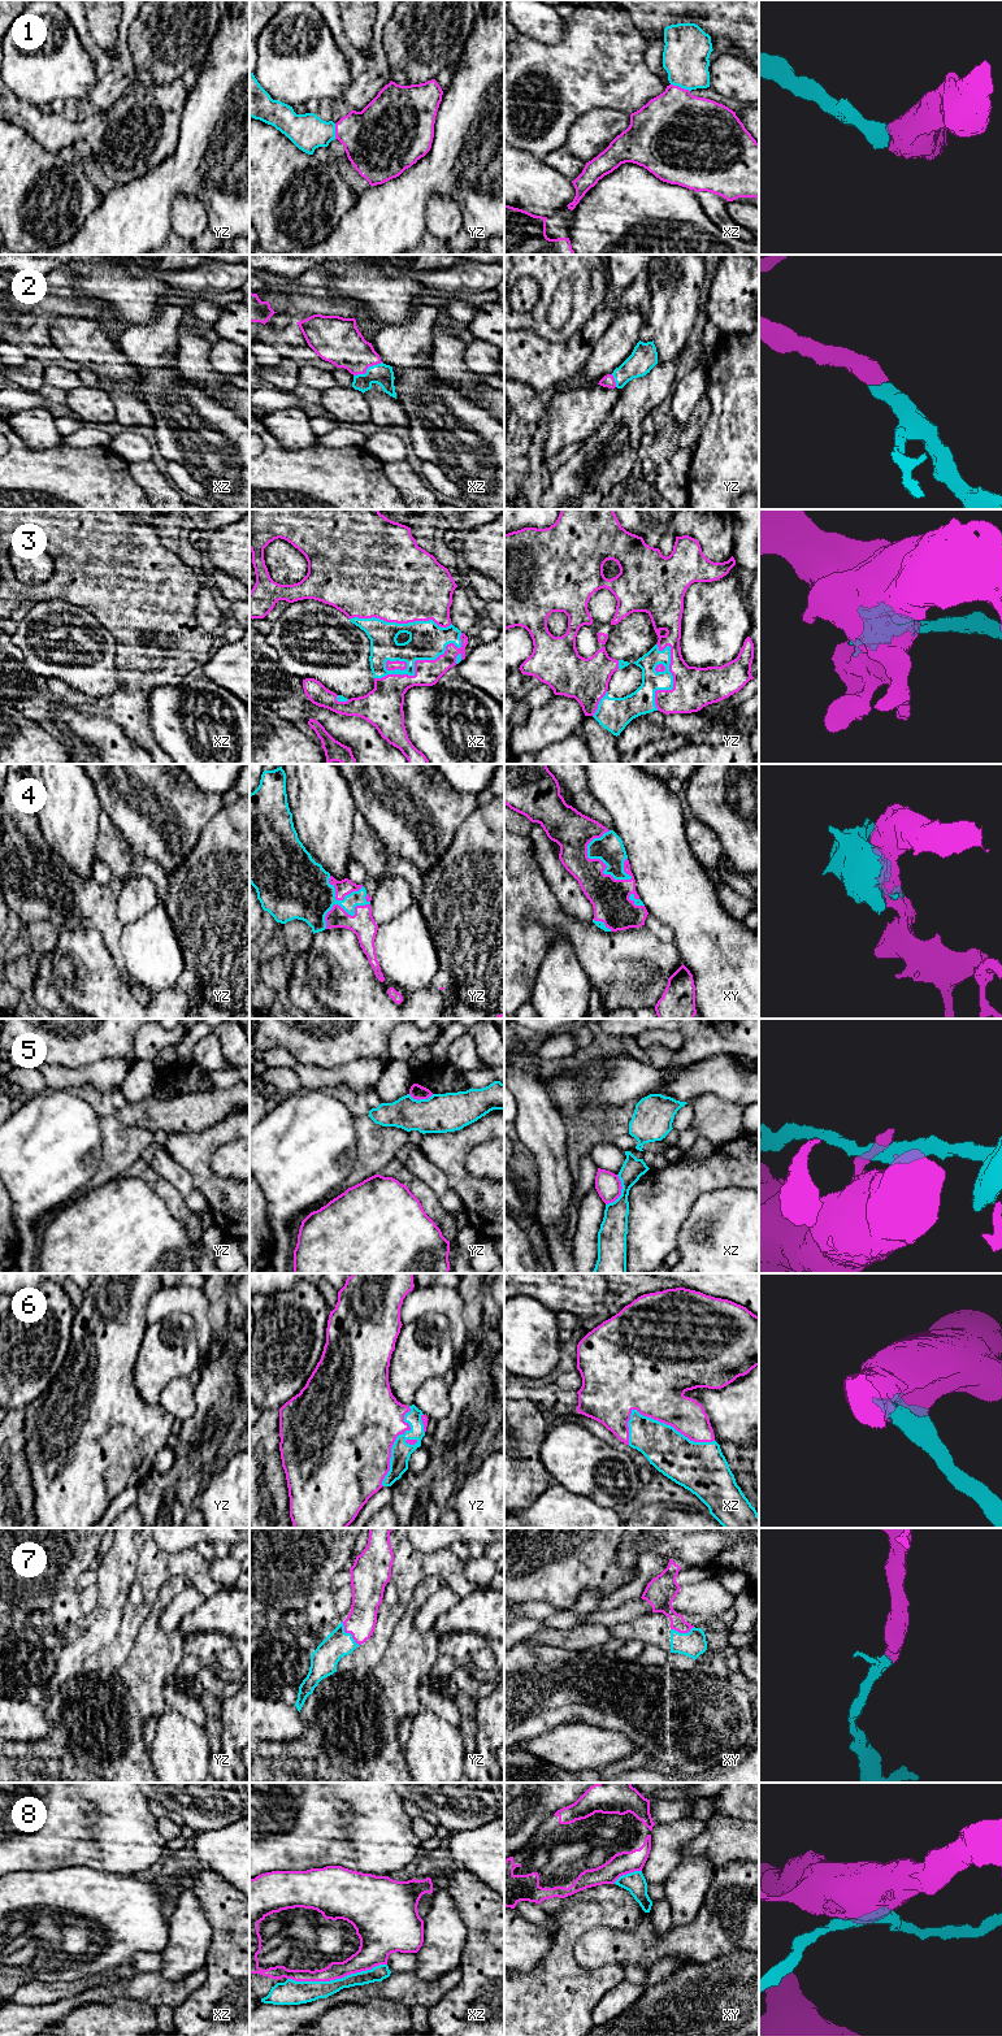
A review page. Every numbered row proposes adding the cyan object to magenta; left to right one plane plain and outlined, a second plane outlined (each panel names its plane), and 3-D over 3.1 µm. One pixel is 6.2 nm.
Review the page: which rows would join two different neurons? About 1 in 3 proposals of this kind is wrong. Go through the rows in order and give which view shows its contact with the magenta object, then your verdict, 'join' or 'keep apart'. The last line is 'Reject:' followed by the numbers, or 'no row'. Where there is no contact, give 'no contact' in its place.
1: meets magenta in xz; join
2: meets magenta in xz; join
3: meets magenta in xz; join
4: meets magenta in xy; join
5: meets magenta in xz; keep apart
6: meets magenta in xz; join
7: meets magenta in yz; join
8: meets magenta in xz; keep apart
Reject: 5, 8

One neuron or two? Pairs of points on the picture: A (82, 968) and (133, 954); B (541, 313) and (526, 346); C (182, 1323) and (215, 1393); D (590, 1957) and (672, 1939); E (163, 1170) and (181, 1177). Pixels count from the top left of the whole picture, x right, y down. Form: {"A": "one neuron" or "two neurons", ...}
{"A": "two neurons", "B": "two neurons", "C": "two neurons", "D": "one neuron", "E": "one neuron"}

